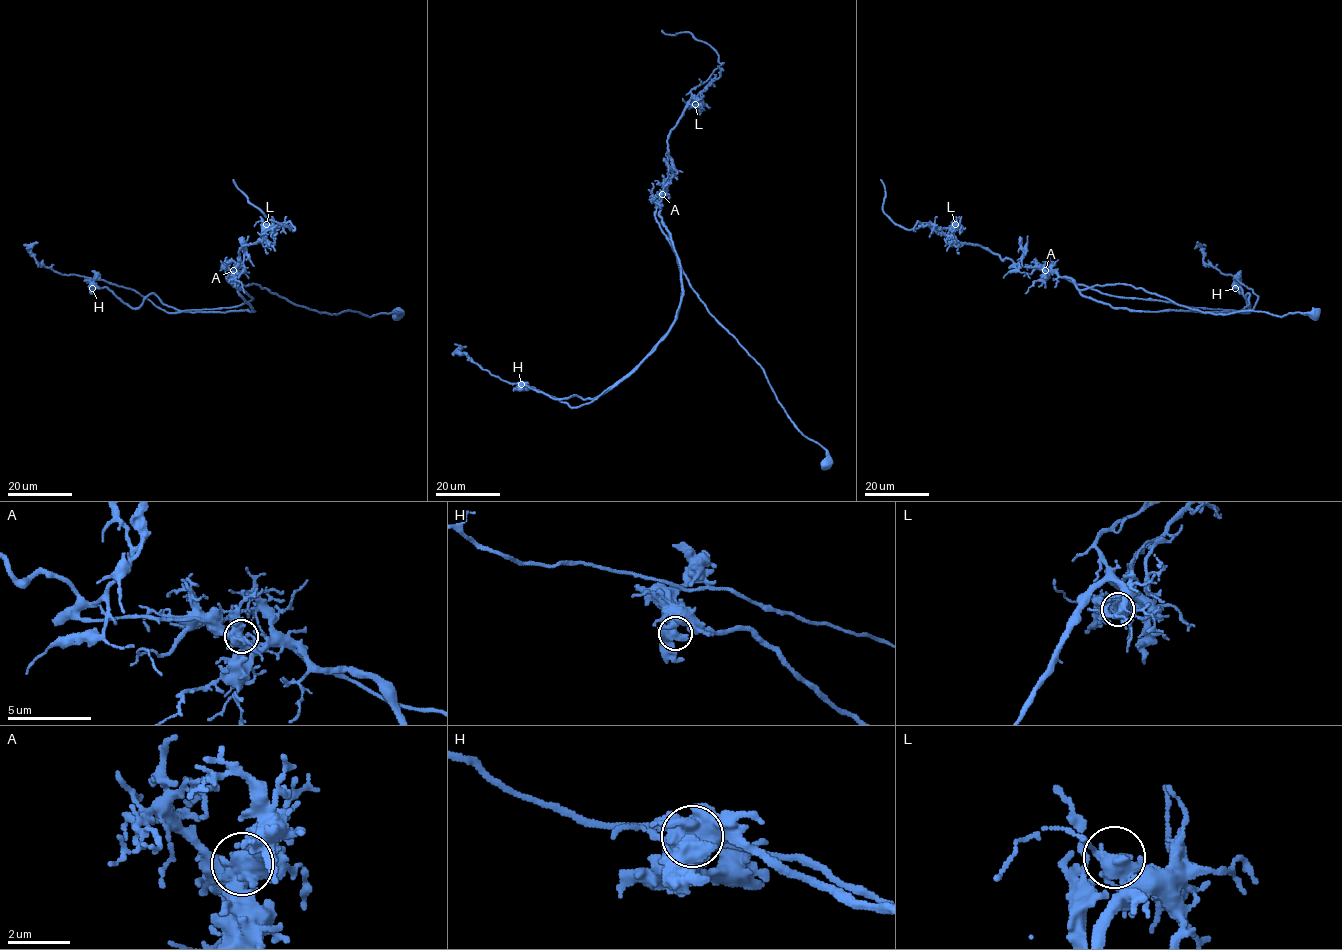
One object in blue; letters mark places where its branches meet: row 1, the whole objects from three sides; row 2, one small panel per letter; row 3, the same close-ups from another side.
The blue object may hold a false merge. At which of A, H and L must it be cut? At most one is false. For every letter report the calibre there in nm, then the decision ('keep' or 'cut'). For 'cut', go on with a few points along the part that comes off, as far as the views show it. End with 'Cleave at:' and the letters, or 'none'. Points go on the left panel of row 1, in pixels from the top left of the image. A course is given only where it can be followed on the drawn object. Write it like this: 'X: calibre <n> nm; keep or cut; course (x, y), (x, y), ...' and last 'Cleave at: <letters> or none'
A: calibre 650 nm; cut; course (234, 270), (226, 279), (251, 300), (168, 312), (133, 290), (46, 268), (28, 247), (38, 242)
H: calibre 500 nm; keep
L: calibre 400 nm; keep
Cleave at: A

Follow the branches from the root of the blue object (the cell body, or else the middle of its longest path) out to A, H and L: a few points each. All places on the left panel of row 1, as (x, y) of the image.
A: (396, 313), (368, 316), (351, 311), (318, 312), (259, 285), (238, 290), (231, 277), (234, 270)
H: (396, 313), (318, 312), (256, 284), (238, 306), (184, 311), (92, 288)
L: (396, 313), (328, 314), (259, 285), (238, 290), (230, 272), (241, 267), (238, 251), (263, 242), (266, 224)

